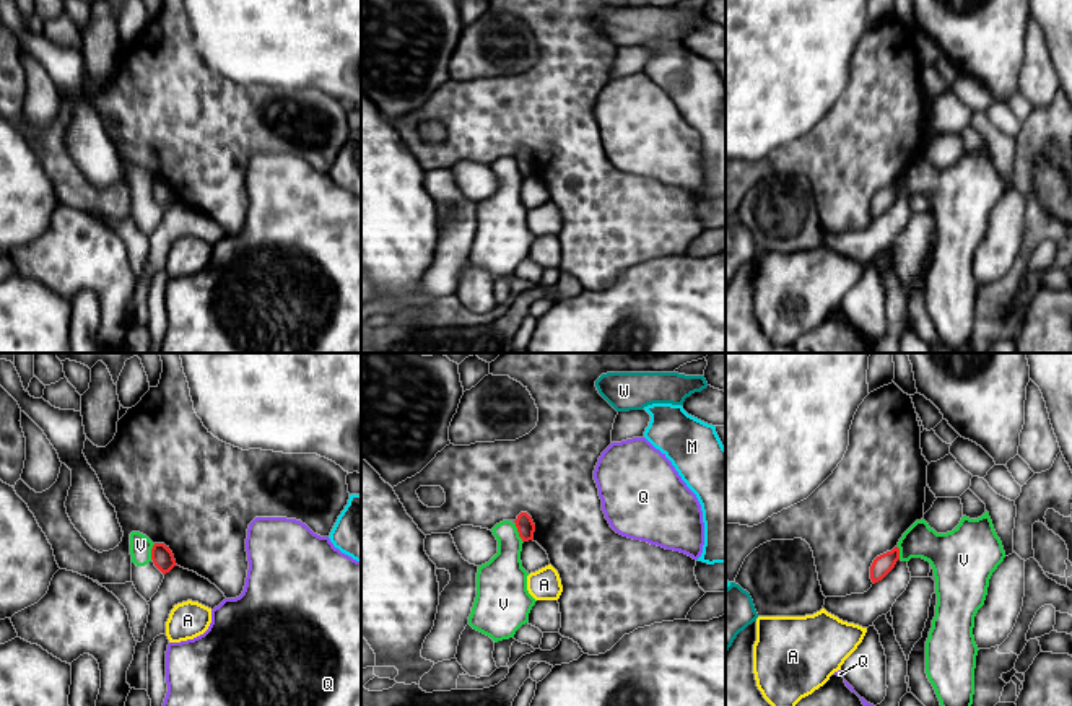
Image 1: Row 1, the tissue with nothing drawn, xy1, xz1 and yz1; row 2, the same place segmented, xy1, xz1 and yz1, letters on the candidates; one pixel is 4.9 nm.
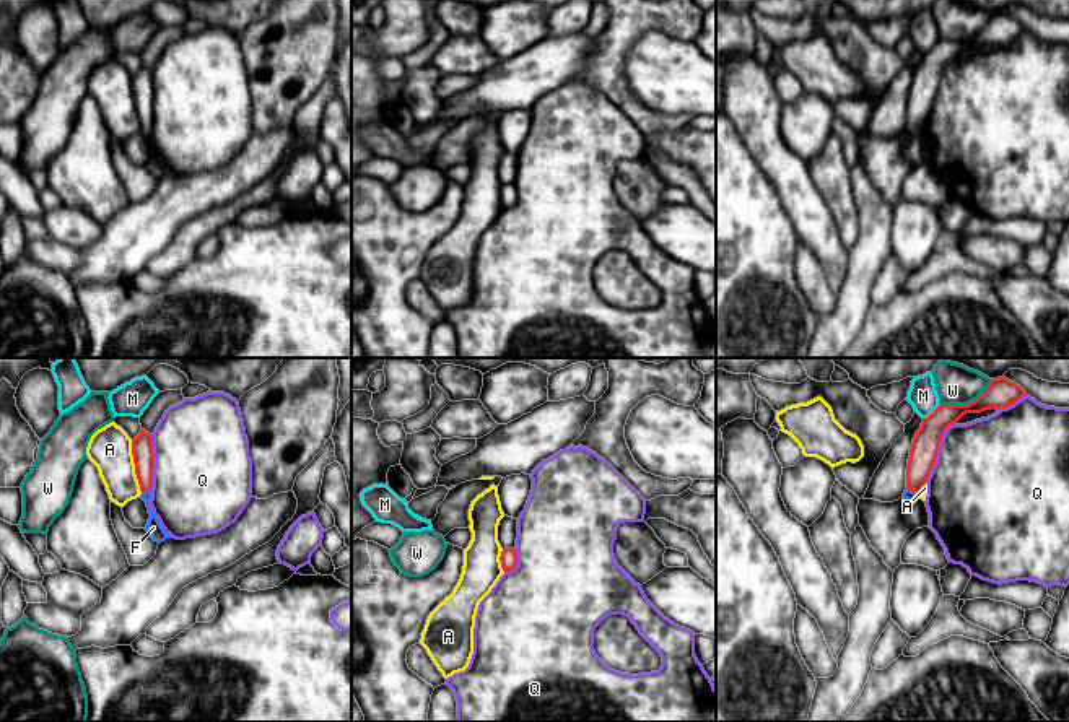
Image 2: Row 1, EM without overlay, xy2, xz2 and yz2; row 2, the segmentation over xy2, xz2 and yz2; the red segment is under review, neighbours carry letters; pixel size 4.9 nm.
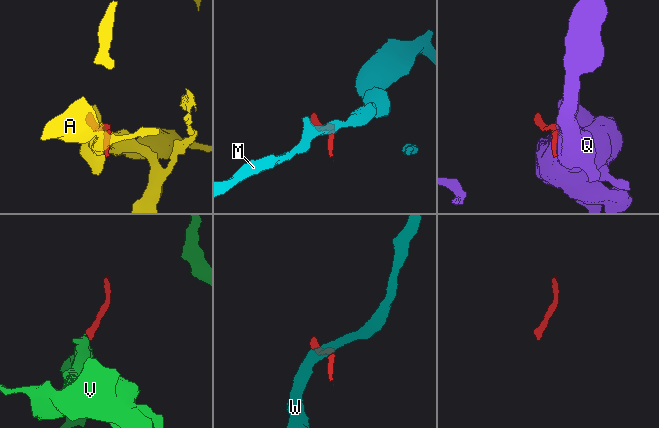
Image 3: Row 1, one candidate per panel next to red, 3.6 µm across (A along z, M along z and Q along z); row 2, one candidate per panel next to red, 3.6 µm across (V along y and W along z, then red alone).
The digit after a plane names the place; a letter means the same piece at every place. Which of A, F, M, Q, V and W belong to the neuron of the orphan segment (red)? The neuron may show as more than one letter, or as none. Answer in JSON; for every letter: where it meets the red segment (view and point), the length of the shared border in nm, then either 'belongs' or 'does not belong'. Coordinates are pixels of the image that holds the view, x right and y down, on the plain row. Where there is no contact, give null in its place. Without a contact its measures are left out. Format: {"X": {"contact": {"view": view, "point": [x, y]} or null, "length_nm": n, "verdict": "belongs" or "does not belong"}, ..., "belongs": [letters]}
{"A": {"contact": {"view": "xy2", "point": [135, 103]}, "length_nm": 260, "verdict": "does not belong"}, "F": {"contact": {"view": "yz2", "point": [913, 126]}, "length_nm": 80, "verdict": "belongs"}, "M": {"contact": {"view": "yz2", "point": [931, 49]}, "length_nm": 120, "verdict": "does not belong"}, "Q": {"contact": {"view": "yz2", "point": [938, 86]}, "length_nm": 320, "verdict": "does not belong"}, "V": {"contact": {"view": "xz1", "point": [519, 169]}, "length_nm": 100, "verdict": "does not belong"}, "W": {"contact": {"view": "yz2", "point": [968, 39]}, "length_nm": 280, "verdict": "does not belong"}, "belongs": ["F"]}

